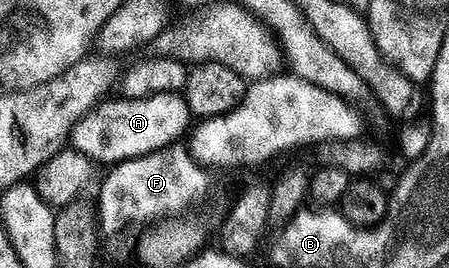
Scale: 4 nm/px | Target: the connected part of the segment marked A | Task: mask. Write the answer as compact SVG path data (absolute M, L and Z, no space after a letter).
M153 95L147 99L127 99L118 97L115 103L103 101L87 113L74 127L72 136L73 150L82 155L89 156L95 164L110 163L117 165L126 162L127 159L139 159L145 155L151 155L157 151L164 151L168 147L175 146L182 134L185 136L192 127L192 114L189 105L182 95Z

